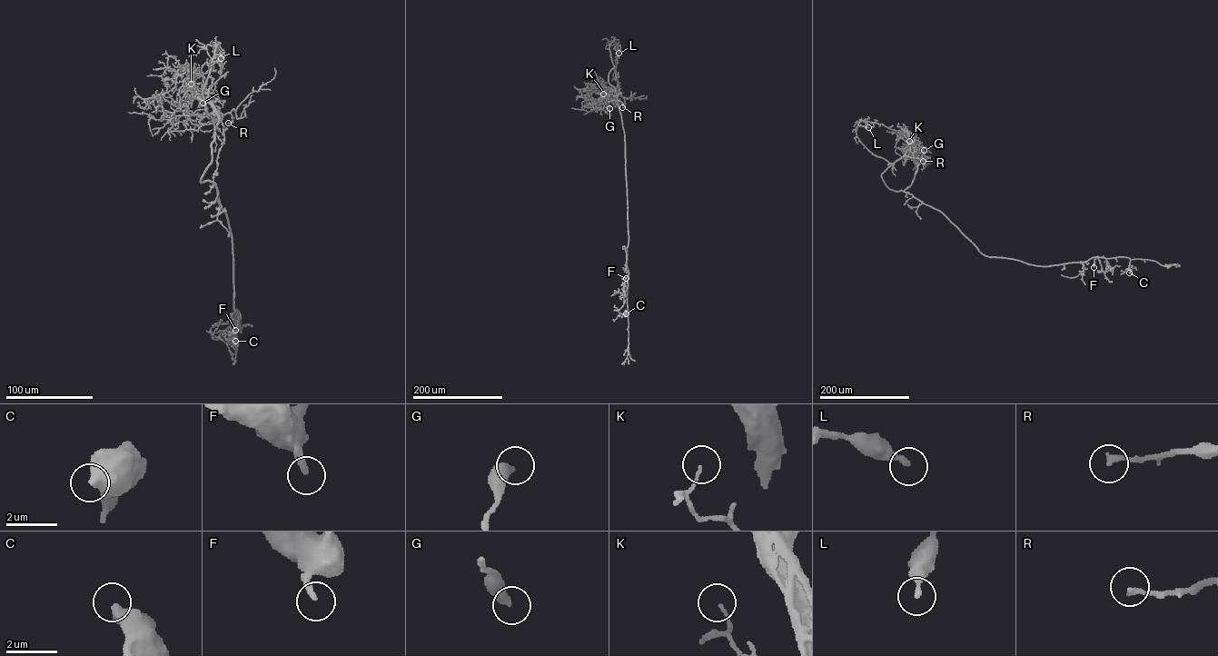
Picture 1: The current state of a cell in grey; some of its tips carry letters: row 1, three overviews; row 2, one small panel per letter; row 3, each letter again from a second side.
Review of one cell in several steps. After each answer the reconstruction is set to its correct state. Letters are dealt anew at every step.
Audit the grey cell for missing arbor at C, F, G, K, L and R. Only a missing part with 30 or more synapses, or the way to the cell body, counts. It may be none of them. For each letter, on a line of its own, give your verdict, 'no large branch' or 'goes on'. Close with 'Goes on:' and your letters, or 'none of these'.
C: no large branch
F: no large branch
G: no large branch
K: no large branch
L: no large branch
R: no large branch
Goes on: none of these

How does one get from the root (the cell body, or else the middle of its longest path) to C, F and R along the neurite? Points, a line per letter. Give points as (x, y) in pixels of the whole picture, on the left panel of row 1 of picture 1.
C: (233, 266), (233, 307), (239, 328), (236, 321), (240, 314), (237, 311), (238, 317), (233, 324), (235, 341)
F: (233, 266), (233, 307), (240, 327), (236, 321), (240, 317), (237, 312), (232, 313), (229, 321), (235, 330)
R: (233, 266), (218, 192), (212, 183), (201, 182), (212, 160), (216, 110), (231, 114), (228, 123)

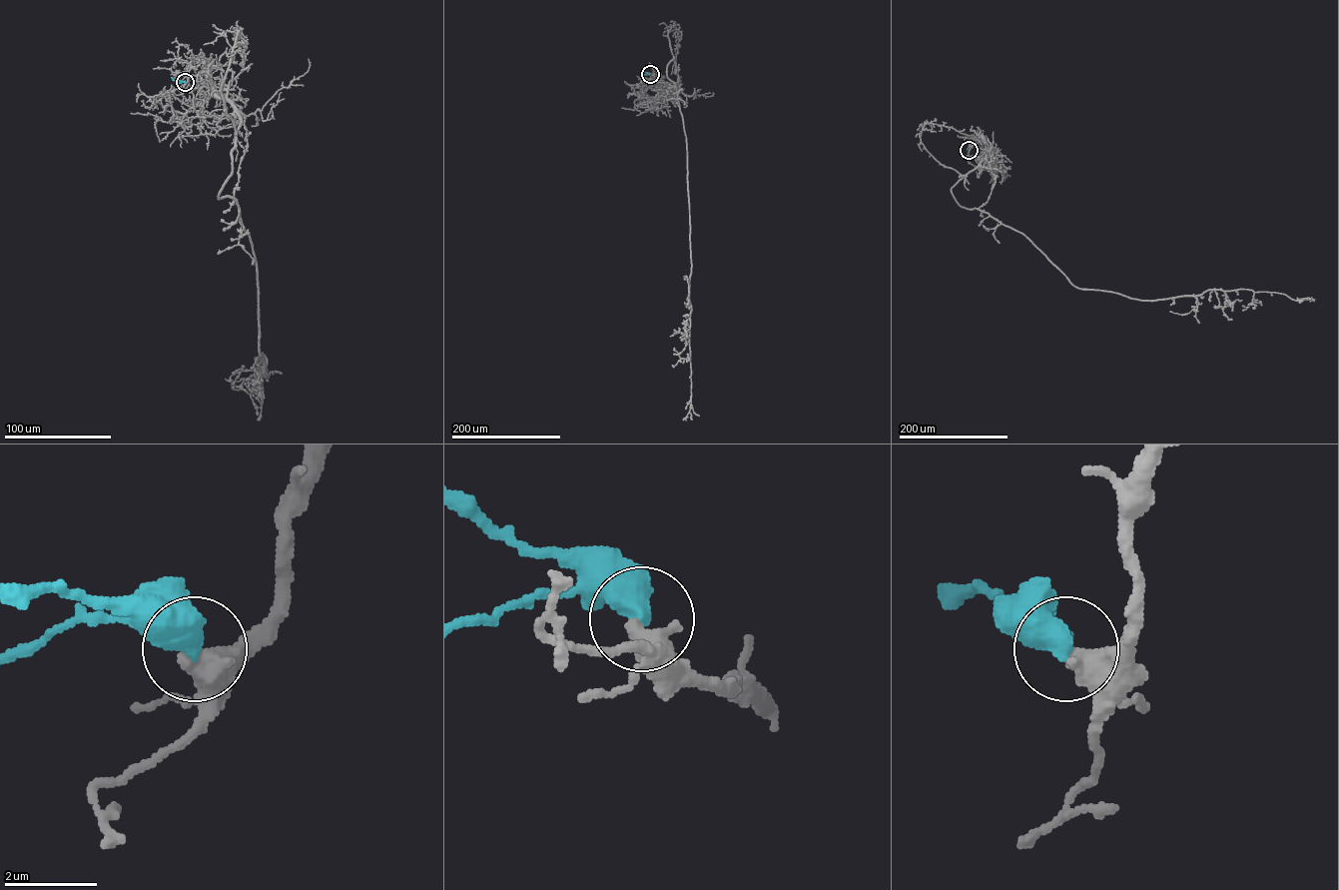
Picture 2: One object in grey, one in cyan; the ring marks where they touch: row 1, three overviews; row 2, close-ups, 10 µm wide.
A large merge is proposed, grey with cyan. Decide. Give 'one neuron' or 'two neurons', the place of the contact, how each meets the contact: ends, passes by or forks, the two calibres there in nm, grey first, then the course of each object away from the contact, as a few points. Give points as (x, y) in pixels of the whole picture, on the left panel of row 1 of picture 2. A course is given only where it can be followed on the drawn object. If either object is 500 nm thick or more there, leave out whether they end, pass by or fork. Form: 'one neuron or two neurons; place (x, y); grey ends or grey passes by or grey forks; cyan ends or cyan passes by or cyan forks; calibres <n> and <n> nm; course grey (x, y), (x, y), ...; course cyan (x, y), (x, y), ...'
one neuron; place (185, 82); calibres 480 and 550 nm; course grey (185, 82), (203, 63), (240, 120), (218, 198), (256, 262), (267, 375), (263, 355), (250, 377); course cyan (185, 82), (177, 82), (171, 77)

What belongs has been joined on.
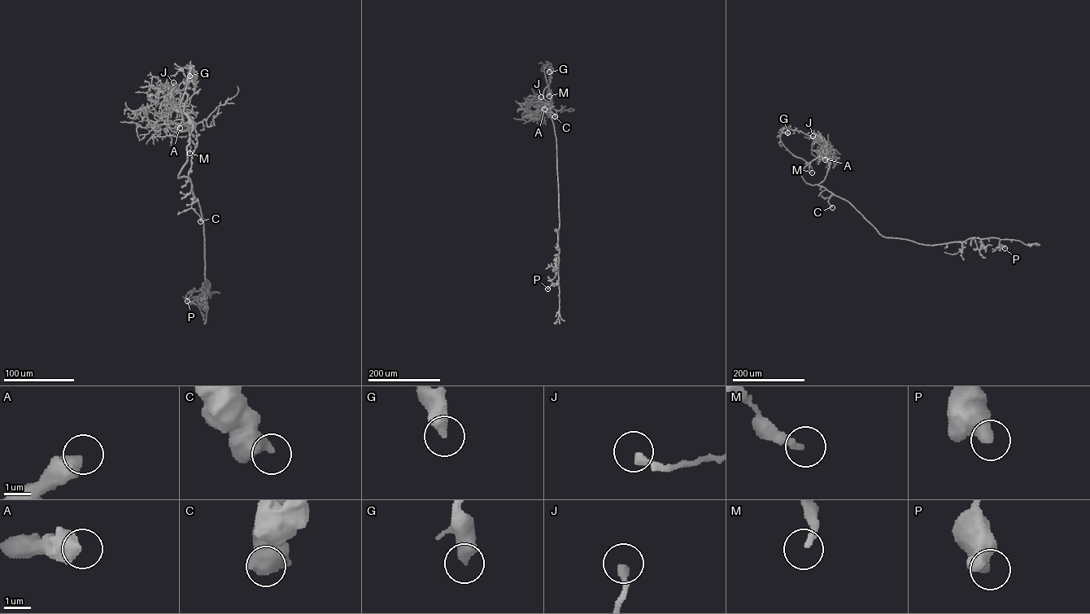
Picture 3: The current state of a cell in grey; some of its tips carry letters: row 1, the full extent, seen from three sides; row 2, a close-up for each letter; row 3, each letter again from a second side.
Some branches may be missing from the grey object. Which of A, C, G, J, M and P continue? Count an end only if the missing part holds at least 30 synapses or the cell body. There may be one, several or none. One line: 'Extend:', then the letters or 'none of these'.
Extend: none of these

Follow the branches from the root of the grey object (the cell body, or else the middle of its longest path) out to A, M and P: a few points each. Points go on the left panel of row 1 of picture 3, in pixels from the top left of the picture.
A: (204, 245), (192, 185), (178, 177), (192, 124), (173, 110), (167, 123), (180, 128)
M: (204, 245), (203, 219), (192, 185), (188, 177), (178, 177), (187, 160), (189, 135), (189, 153)
P: (204, 245), (205, 278), (210, 294), (207, 289), (210, 286), (207, 280), (205, 291), (188, 298), (187, 301)

